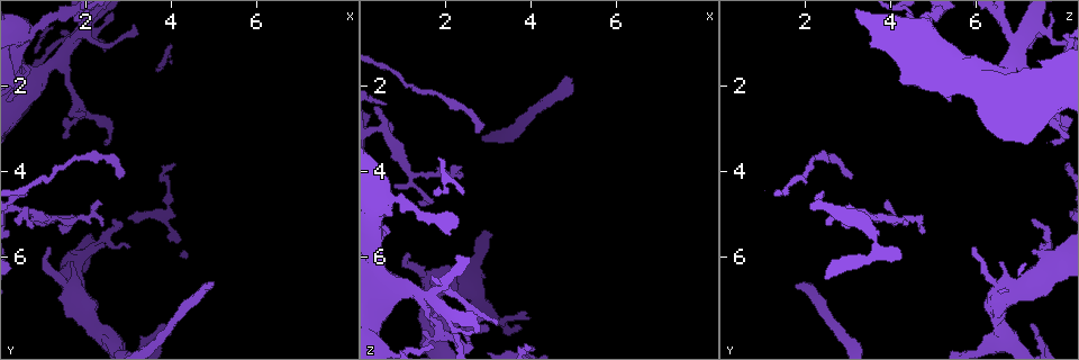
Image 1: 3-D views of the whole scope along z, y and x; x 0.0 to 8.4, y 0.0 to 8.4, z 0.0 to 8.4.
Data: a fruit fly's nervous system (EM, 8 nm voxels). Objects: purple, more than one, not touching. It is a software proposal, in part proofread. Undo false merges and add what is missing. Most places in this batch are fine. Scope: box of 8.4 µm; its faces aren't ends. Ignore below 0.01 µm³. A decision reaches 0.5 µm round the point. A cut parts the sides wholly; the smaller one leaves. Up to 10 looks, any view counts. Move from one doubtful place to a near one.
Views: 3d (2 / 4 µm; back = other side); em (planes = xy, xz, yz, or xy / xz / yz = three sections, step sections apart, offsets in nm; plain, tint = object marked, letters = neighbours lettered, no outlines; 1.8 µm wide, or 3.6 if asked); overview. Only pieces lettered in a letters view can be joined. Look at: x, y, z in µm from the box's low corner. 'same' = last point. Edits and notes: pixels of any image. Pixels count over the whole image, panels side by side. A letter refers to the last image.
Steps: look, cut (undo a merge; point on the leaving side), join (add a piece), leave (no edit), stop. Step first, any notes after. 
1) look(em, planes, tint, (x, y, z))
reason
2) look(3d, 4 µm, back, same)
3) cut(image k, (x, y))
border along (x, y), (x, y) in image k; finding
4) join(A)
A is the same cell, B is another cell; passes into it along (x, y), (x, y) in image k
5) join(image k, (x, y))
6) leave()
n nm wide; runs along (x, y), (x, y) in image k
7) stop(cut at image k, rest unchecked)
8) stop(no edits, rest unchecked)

look(em, yz, step 4, tint, (4.95, 6.60, 2.00))
free end

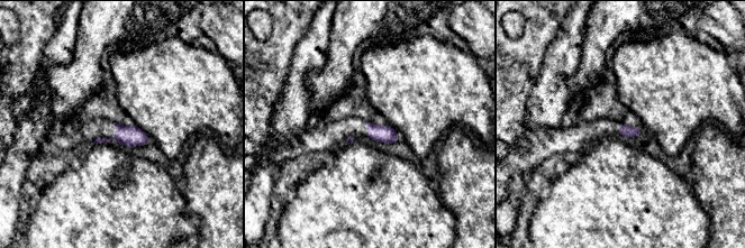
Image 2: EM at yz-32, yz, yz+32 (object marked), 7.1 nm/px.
look(em, planes, tint, same)

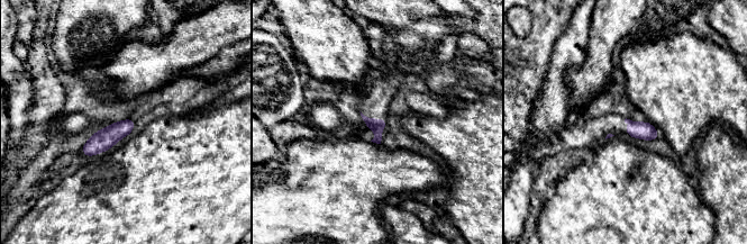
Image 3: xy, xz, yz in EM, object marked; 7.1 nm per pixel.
look(em, planes, letters, same)
see the neighbours

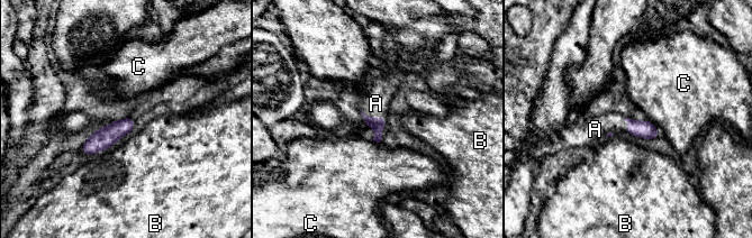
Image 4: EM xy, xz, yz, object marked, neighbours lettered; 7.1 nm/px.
join(A)
A is the same cell, B and C are other cells; passes into it along (378, 124), (373, 118), (376, 103) in image 4; it goes on there

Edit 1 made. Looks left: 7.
look(em, planes, tint, (1.25, 5.15, 4.10))

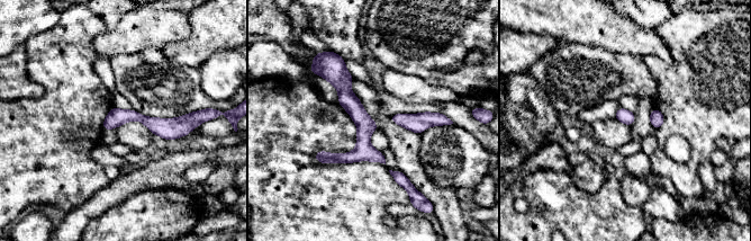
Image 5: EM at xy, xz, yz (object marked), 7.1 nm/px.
look(em, planes, letters, same)

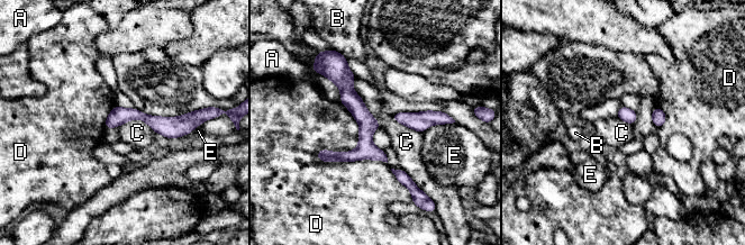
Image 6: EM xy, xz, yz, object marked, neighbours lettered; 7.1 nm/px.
leave()
100 nm wide; D touches over 550 nm; A, B, C, D and E are other cells; continuous, no second neuron

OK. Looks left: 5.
look(3d, 2 µm, (1.60, 0.95, 7.00))

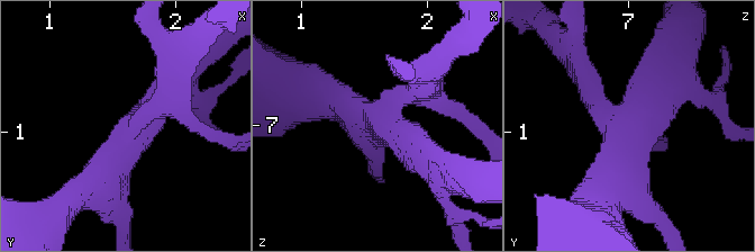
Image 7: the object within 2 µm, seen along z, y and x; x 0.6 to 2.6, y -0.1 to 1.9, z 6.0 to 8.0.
look(em, planes, tint, (1.68, 0.94, 6.94))
need the tissue

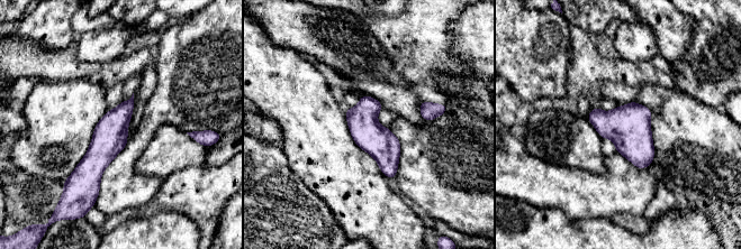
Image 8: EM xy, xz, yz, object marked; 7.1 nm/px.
look(em, planes, letters, same)
what lies round it

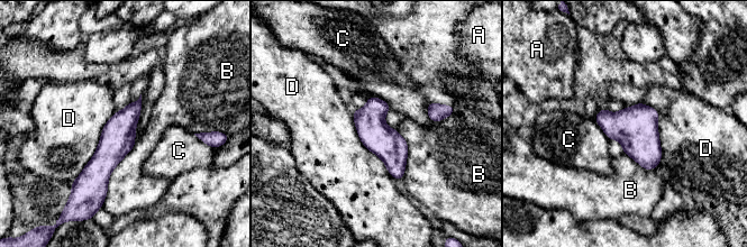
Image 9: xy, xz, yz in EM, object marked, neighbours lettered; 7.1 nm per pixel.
leave()
A, B, C and D are other cells; border along (352, 110), (360, 140), (394, 180) in image 9; continuous, no second neuron

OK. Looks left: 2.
look(3d, 2 µm, (2.30, 5.65, 7.70))
calibre changes

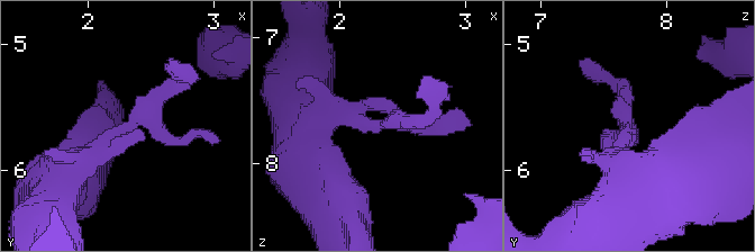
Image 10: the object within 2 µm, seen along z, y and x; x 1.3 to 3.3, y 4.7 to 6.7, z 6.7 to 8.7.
look(em, planes, letters, (2.34, 5.70, 7.66))
now the EM

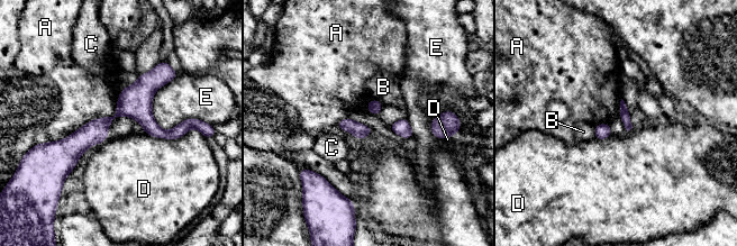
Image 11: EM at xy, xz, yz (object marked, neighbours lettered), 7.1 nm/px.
leave()
100 nm wide; A, B, C, D and E are other cells; all the same neuron

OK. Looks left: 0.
stop(join at image 4, rest unchecked)

